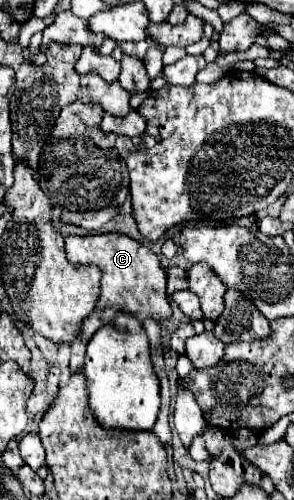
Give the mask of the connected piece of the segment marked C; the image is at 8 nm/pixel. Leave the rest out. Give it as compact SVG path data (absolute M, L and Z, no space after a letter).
M115 232L86 236L69 235L65 238L65 252L72 264L95 264L103 272L101 298L97 300L93 314L89 314L81 324L81 334L71 344L71 372L77 372L83 366L85 348L91 336L101 326L111 324L113 316L119 310L133 312L139 320L165 320L167 316L171 316L171 304L167 296L167 272L161 266L157 254L141 242Z

